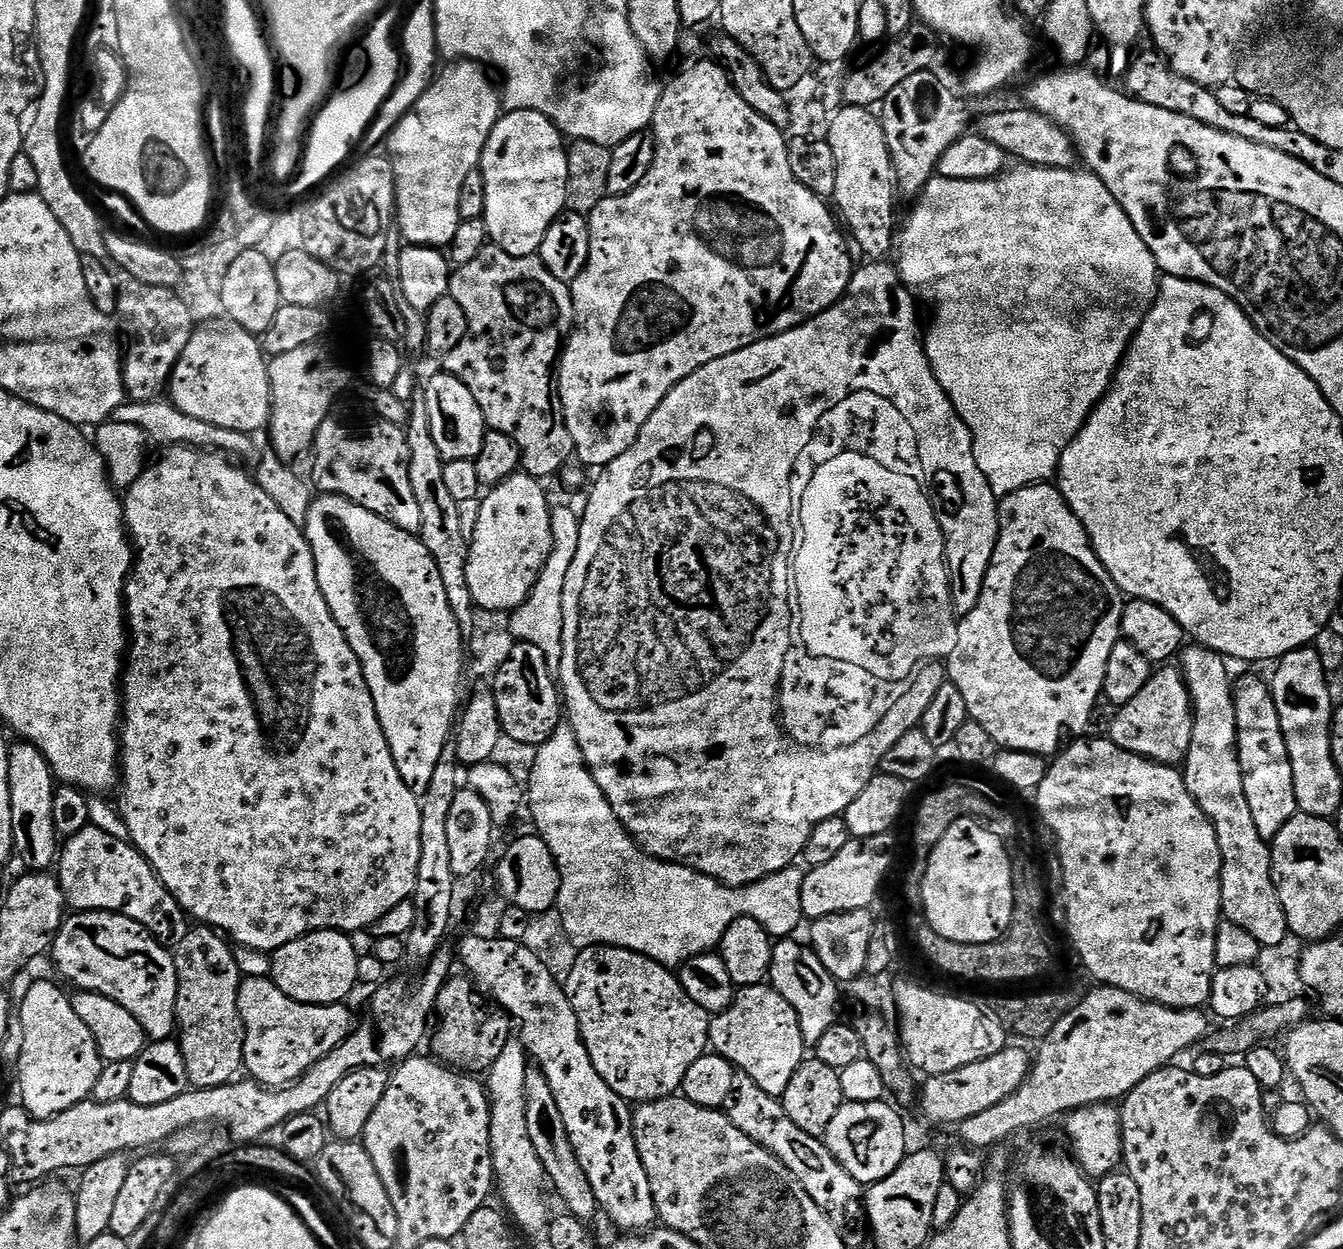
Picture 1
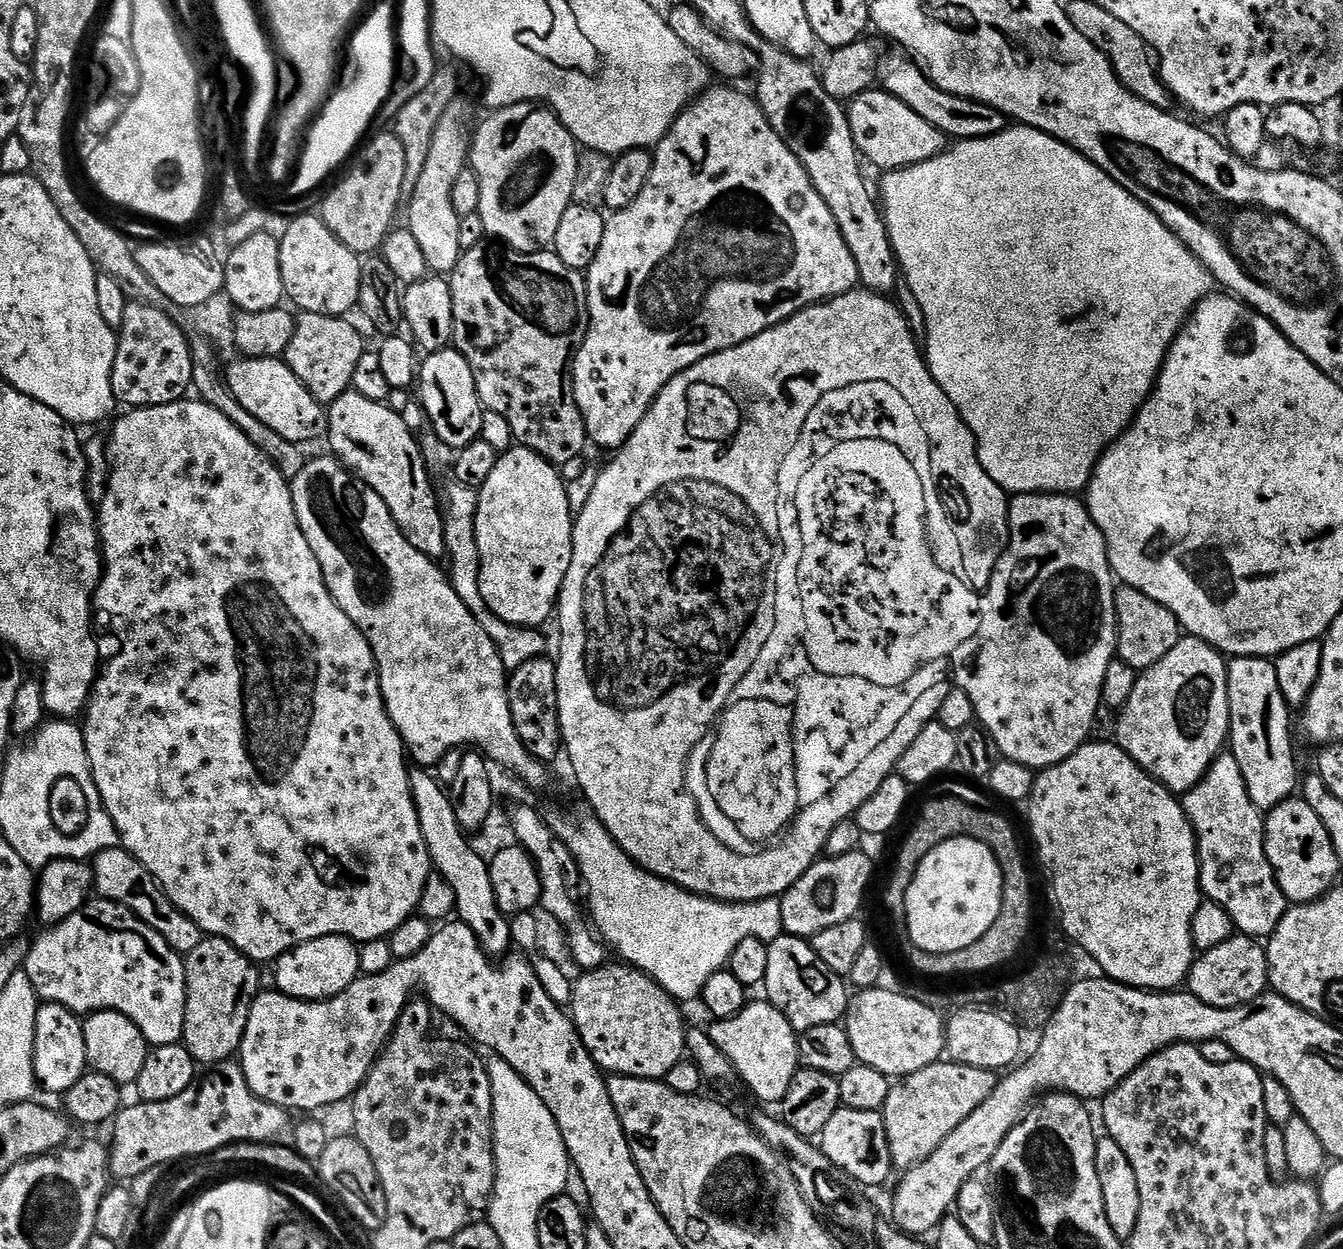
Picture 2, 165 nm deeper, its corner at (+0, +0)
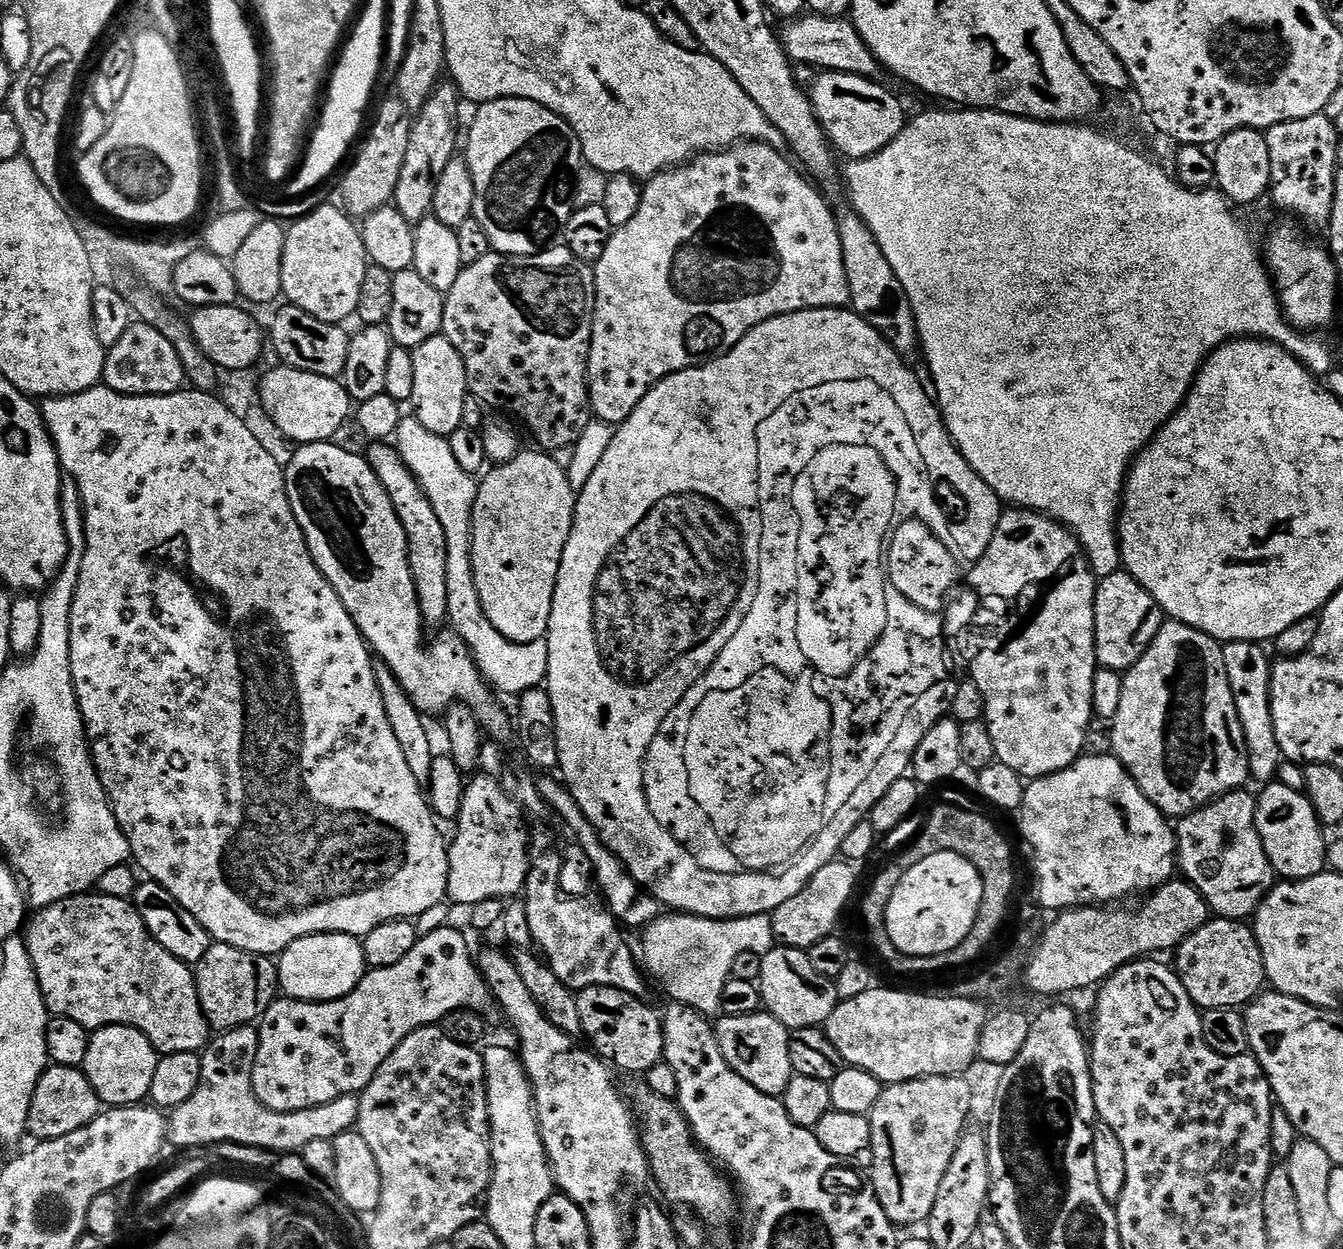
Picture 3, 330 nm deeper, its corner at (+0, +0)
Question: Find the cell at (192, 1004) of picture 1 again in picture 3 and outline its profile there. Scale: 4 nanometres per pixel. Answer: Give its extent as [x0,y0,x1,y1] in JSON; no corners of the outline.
[194,943,280,1033]

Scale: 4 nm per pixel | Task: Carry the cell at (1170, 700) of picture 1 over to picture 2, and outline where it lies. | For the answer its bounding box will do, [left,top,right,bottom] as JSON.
[1115,635,1230,792]

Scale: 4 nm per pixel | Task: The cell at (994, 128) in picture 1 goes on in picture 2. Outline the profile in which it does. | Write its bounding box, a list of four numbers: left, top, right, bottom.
[882,62,1006,142]

